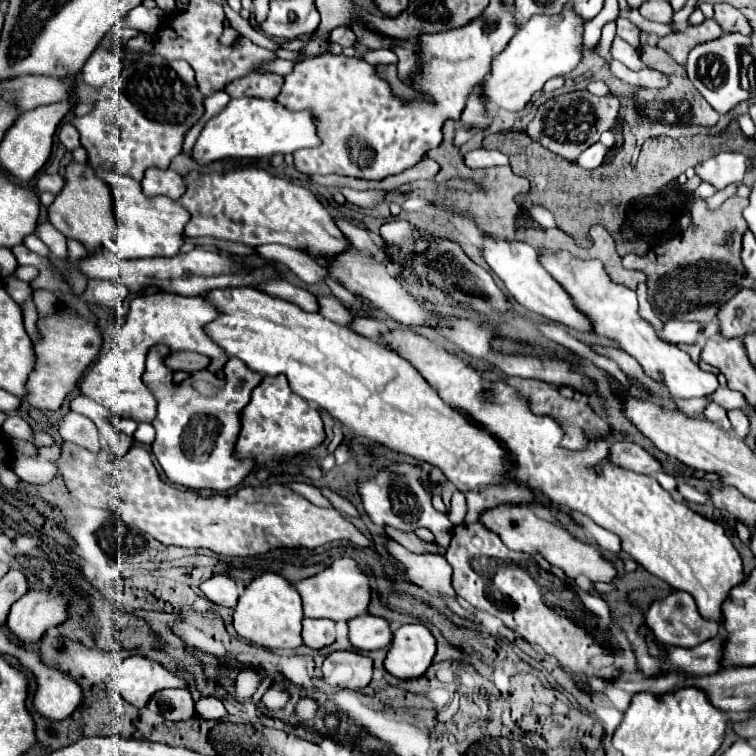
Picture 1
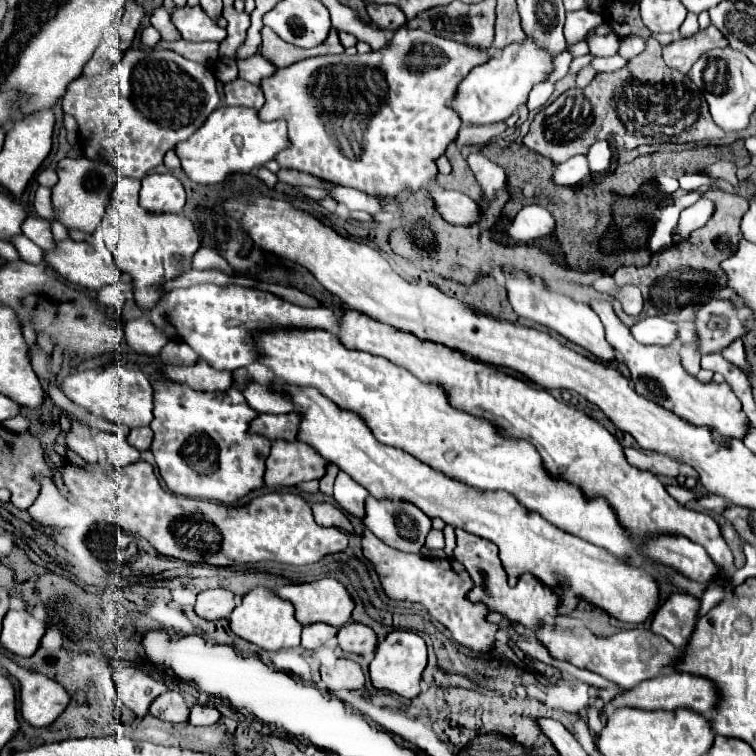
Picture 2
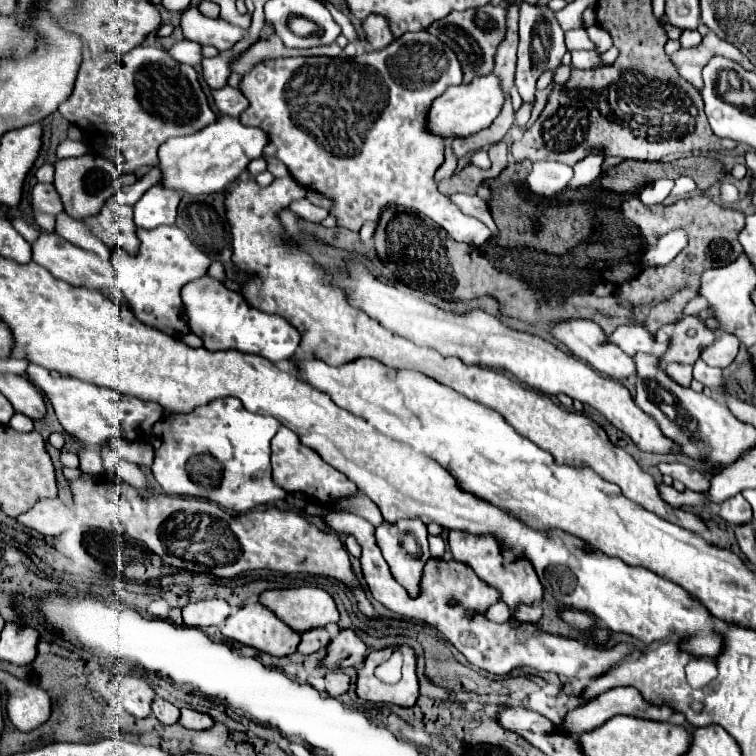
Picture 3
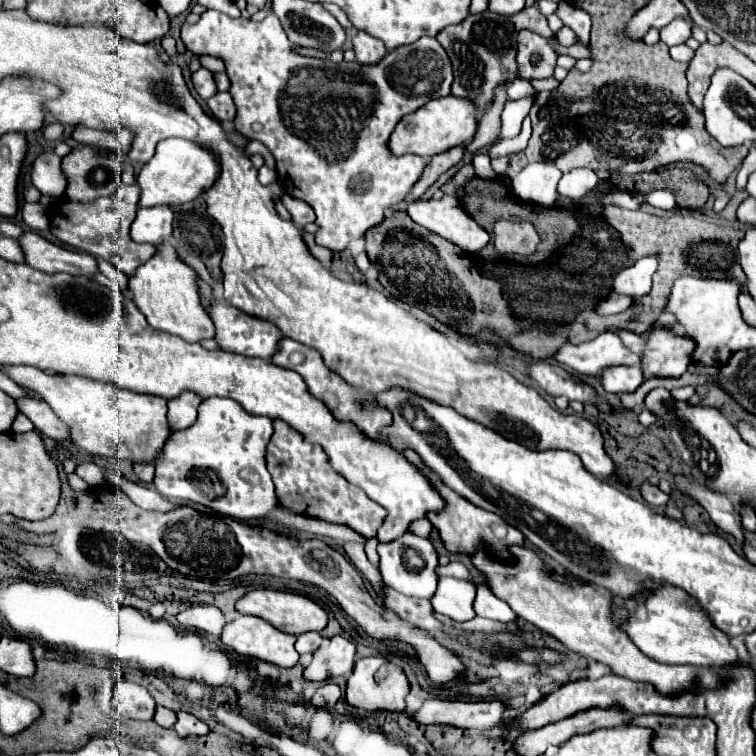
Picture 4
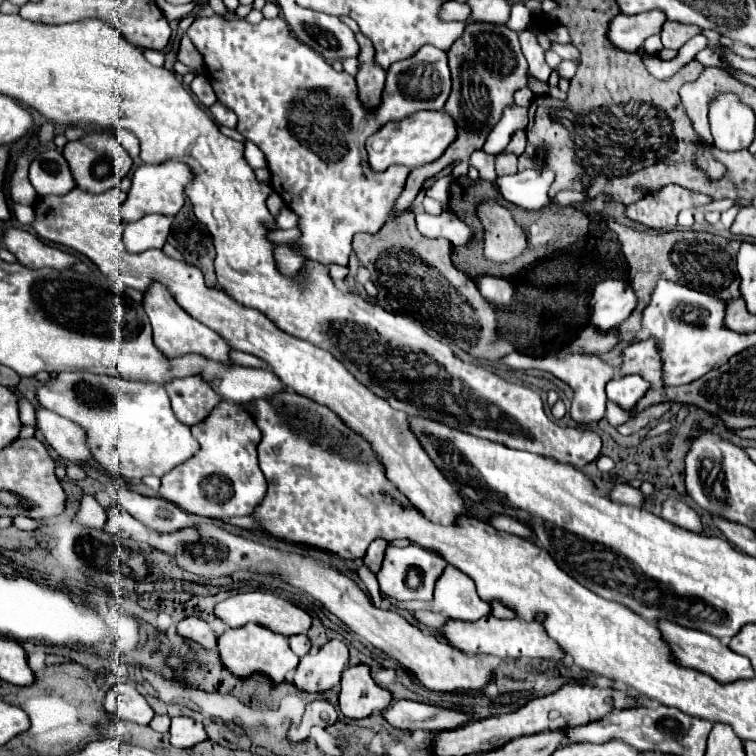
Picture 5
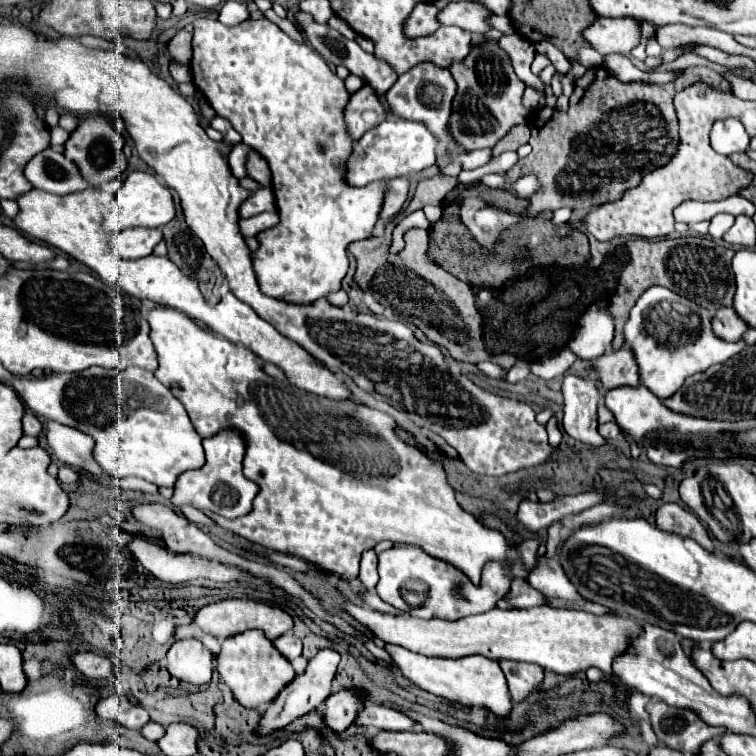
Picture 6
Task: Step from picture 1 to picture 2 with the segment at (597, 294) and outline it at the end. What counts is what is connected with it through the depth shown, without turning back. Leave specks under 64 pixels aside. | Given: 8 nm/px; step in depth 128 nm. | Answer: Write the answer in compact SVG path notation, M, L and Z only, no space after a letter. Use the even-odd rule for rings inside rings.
M594 298L590 302L590 306L600 316L602 324L606 328L608 342L612 344L616 354L622 358L622 362L630 368L632 382L634 382L634 388L636 388L638 394L642 394L646 398L652 398L654 402L658 402L660 406L664 406L664 408L672 410L674 414L682 416L690 424L696 424L696 426L706 426L708 424L708 426L712 426L716 440L728 438L728 436L734 436L734 438L742 440L742 436L746 434L748 418L742 412L740 400L734 396L734 392L728 388L726 382L710 380L708 386L702 384L696 376L690 376L688 372L684 372L684 366L680 364L680 354L672 346L644 346L644 344L638 344L634 340L630 328L624 326L620 322L620 318L616 316L610 300Z

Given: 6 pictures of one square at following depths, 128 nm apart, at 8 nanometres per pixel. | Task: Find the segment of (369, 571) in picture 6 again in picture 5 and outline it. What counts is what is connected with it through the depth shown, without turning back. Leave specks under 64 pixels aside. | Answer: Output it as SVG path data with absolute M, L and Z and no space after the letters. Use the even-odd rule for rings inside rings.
M374 540L368 550L366 550L366 556L364 556L364 564L370 566L372 572L378 572L380 570L380 564L382 564L382 556L384 556L384 550L390 546L388 540Z

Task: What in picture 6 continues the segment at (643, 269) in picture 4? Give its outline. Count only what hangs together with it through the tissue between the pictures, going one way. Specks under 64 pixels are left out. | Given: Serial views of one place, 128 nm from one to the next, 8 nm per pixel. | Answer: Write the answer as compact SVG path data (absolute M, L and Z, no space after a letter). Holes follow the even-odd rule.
M600 298L582 316L580 328L570 340L570 348L578 358L598 358L614 338L614 316L608 310L608 298Z

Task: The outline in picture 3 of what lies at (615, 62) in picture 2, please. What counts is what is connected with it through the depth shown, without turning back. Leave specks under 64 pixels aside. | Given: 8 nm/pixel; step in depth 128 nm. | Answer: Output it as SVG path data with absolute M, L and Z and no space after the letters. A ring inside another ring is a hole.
M572 52L572 66L590 70L596 66L604 66L604 62L598 52Z

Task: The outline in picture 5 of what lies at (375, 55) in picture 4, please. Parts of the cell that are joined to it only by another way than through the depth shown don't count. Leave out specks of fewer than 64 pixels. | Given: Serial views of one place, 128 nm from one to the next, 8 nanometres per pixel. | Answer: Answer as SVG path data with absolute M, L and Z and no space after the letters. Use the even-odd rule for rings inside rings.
M356 34L356 40L360 44L360 54L358 54L358 74L356 74L356 82L360 88L360 100L368 106L376 106L380 102L380 92L384 88L384 70L380 70L380 66L376 64L374 58L374 48L372 42L364 36L364 34Z

